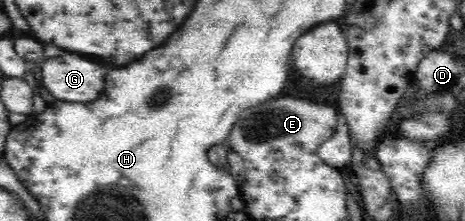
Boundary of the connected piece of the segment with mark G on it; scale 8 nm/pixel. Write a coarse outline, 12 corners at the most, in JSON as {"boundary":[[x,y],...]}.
{"boundary":[[64,53],[41,62],[41,85],[65,102],[97,99],[107,69]]}

